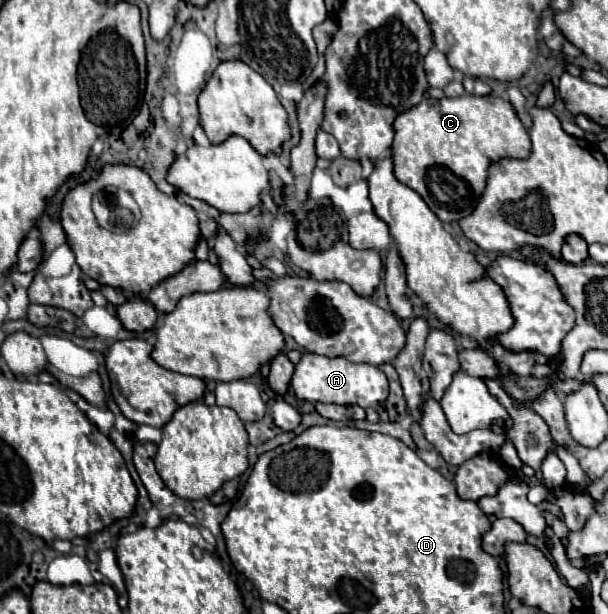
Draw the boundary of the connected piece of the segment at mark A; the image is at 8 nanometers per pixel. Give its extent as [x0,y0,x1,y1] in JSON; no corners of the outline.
[291,353,389,407]

